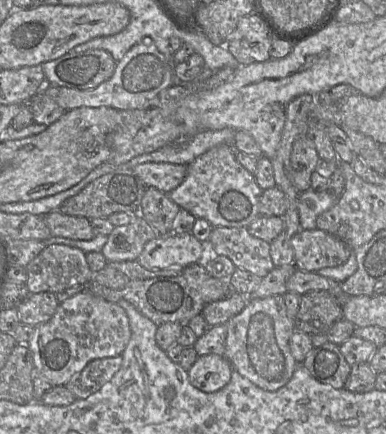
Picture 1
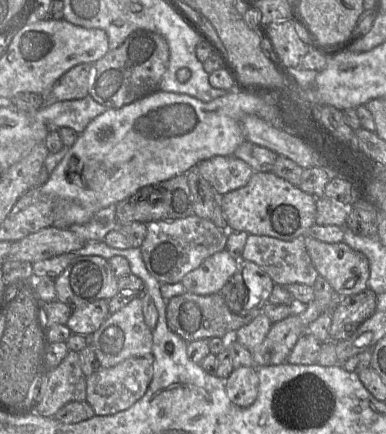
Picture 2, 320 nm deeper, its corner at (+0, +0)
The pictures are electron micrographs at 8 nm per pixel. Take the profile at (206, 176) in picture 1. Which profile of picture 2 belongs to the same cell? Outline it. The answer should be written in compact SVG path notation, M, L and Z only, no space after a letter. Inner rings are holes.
M271 171L254 172L245 186L220 195L218 204L222 208L228 231L292 240L305 236L307 229L315 224L316 197Z

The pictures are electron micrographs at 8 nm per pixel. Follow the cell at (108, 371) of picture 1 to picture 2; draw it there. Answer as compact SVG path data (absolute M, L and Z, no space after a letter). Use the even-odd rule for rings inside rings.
M152 354L132 357L116 366L100 368L87 377L86 402L98 416L124 411L141 399L148 390L153 377L154 357Z

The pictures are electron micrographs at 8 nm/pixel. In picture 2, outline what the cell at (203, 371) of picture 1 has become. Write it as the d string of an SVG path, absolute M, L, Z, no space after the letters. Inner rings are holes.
M239 367L225 379L230 401L239 407L251 406L258 395L259 377L255 367Z

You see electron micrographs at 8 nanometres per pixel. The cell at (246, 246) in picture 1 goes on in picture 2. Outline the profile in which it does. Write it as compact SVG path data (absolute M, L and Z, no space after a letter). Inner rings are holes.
M249 234L242 259L254 262L261 267L276 285L300 283L313 287L319 273L312 264L304 238L305 236L299 236L292 240L281 240L270 236Z

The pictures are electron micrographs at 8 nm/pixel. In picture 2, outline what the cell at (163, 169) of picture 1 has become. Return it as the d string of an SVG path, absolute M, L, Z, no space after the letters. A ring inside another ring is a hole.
M214 156L200 161L196 168L218 195L245 186L255 172L245 161L231 156Z

